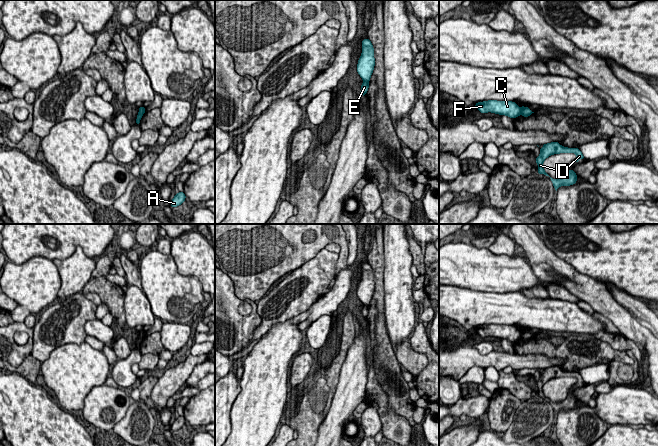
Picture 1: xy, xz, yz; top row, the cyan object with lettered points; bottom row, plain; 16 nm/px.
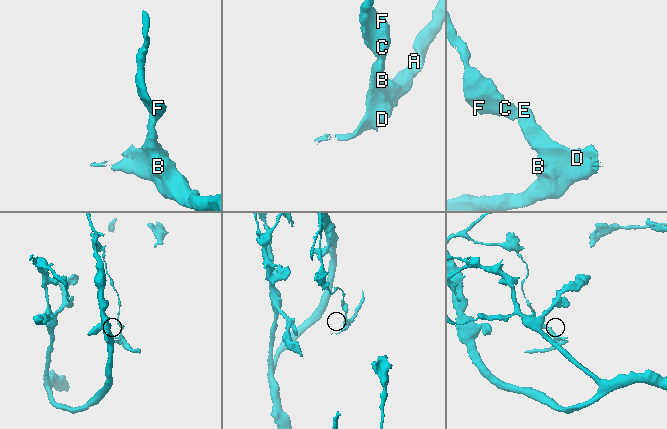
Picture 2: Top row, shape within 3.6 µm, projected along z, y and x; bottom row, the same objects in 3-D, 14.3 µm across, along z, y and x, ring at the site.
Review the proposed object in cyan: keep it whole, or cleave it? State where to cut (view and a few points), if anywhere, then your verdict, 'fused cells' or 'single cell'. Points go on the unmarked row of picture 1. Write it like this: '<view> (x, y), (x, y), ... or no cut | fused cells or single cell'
yz (520, 332), (521, 337) | fused cells

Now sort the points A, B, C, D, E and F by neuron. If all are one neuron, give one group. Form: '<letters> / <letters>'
A B D E / C F

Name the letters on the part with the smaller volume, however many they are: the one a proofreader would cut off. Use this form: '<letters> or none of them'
A, B, D, E

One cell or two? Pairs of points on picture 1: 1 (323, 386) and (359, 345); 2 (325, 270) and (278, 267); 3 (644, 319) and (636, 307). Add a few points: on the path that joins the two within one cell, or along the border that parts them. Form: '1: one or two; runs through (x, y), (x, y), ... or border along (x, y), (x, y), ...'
1: two; border along (351, 342), (336, 387)
2: two; border along (316, 255), (289, 273)
3: one; runs through (644, 316), (639, 310)

